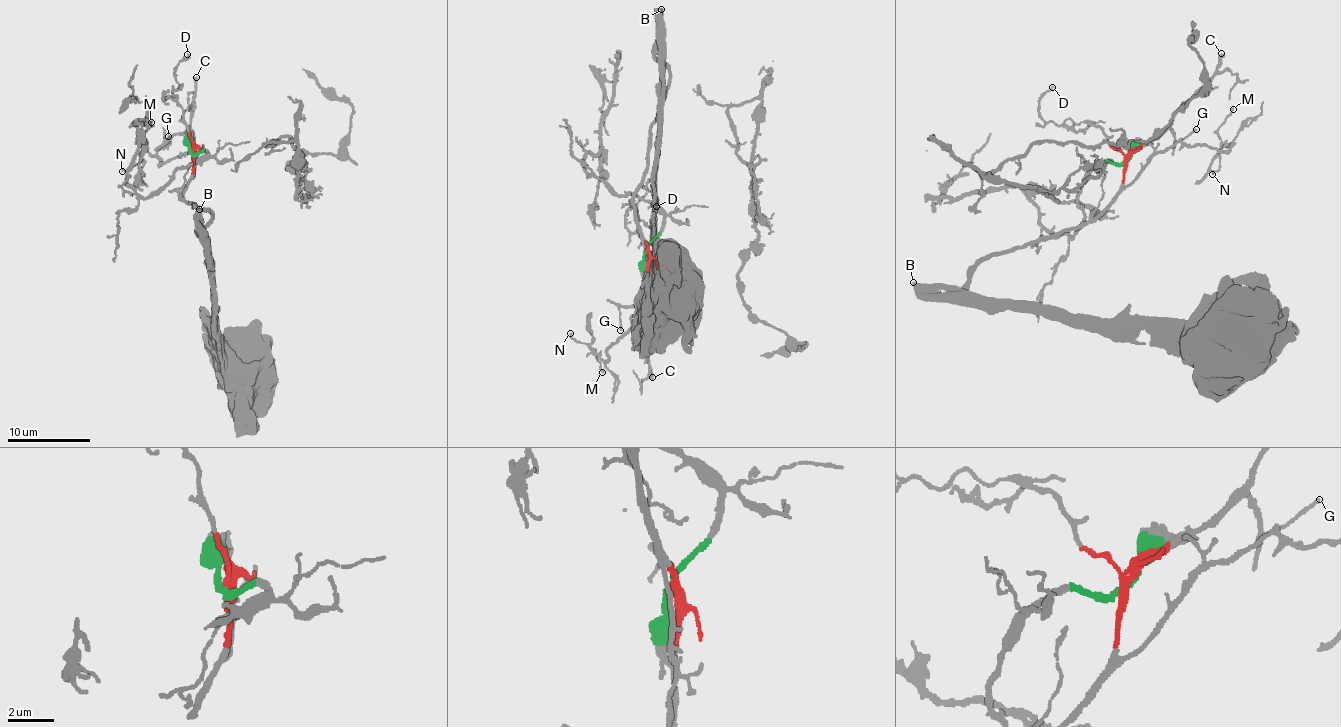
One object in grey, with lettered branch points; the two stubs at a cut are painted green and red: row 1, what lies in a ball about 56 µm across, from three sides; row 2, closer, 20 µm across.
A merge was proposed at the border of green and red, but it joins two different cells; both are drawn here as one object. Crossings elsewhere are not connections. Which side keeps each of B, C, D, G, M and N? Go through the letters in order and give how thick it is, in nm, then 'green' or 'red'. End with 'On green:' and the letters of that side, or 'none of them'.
B: 480 nm thick; red
C: 280 nm thick; red
D: 110 nm thick; red
G: 140 nm thick; red
M: 130 nm thick; red
N: 140 nm thick; red
On green: none of them

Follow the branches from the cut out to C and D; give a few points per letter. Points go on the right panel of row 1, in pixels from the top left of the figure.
C: (1125, 161), (1162, 130), (1212, 77), (1222, 53)
D: (1125, 161), (1095, 125), (1070, 120), (1060, 124), (1041, 118), (1039, 101), (1052, 87)

